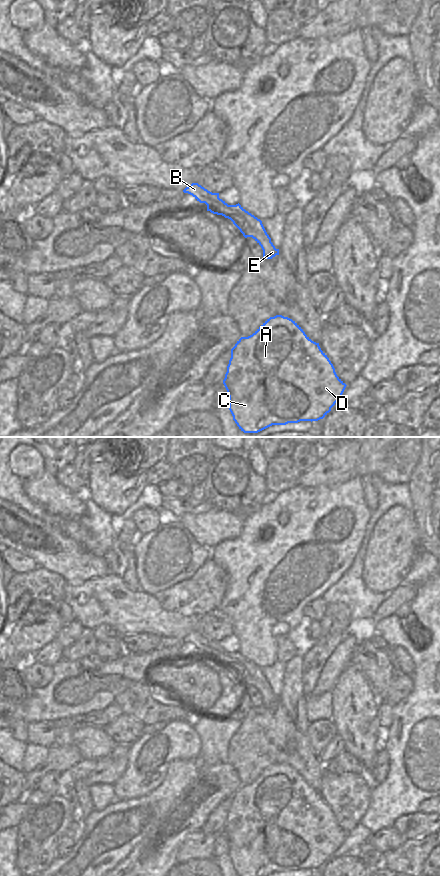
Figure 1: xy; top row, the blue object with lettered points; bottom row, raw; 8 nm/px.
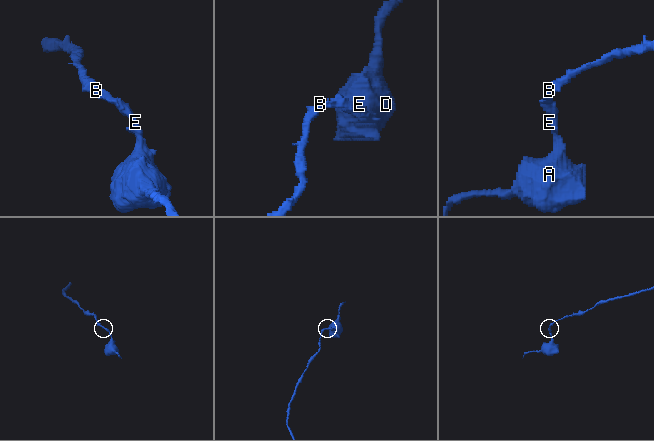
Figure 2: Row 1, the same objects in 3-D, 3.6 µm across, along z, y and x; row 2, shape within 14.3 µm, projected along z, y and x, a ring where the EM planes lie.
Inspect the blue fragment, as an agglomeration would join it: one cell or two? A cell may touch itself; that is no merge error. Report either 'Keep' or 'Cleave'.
Keep.

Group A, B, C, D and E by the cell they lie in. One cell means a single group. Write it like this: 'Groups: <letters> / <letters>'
Groups: A B C D E.

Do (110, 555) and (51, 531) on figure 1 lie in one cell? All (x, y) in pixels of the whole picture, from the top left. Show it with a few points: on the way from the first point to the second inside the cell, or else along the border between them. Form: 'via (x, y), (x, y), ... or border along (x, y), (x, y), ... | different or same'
border along (102, 557), (109, 572) | different

